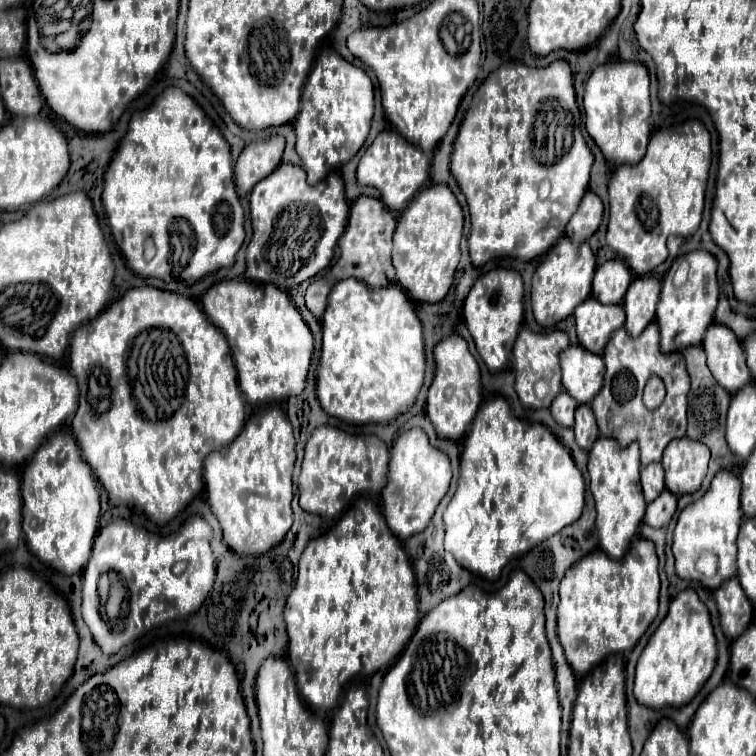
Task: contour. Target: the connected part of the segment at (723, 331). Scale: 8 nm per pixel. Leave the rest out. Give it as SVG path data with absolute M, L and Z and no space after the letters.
M711 323L705 333L703 349L715 381L721 383L721 387L725 387L729 393L739 391L751 381L741 341L729 327L723 323Z

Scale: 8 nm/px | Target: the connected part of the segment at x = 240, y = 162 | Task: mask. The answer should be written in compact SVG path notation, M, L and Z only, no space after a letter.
M271 135L263 141L247 145L235 163L237 193L249 195L249 191L281 163L283 149L285 139L281 135Z

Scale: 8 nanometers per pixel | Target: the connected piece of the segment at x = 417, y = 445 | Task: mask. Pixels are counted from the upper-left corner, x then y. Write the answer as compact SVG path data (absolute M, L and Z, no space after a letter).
M413 427L401 433L389 451L387 485L381 491L383 513L389 529L399 539L407 539L409 535L421 533L429 525L435 507L447 493L449 483L451 483L451 461L443 451L435 449L429 443L425 431L421 431L421 427Z

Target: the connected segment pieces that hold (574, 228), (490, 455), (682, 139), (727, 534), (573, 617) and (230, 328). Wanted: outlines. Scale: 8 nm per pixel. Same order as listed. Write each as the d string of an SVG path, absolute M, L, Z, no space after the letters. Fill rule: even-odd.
M587 191L579 203L579 209L573 213L565 233L573 241L581 243L597 231L601 219L603 219L603 203L593 191Z
M503 397L485 401L463 441L457 491L443 513L445 549L471 573L497 579L509 559L577 521L583 493L581 471L549 427L515 417Z
M689 119L681 127L657 129L645 153L645 159L635 165L619 165L609 173L609 225L607 225L607 245L623 257L637 275L645 275L661 265L667 257L667 237L691 237L701 223L705 187L711 165L711 135L699 119Z
M721 469L713 477L711 487L705 491L705 495L701 499L697 499L695 503L687 505L677 519L675 535L673 535L673 555L675 555L677 575L681 579L697 579L711 589L719 587L719 583L723 583L725 579L735 575L735 571L737 571L735 569L735 553L737 553L735 539L737 539L741 517L743 517L743 511L741 511L739 477L727 469ZM703 551L705 553L709 551L711 555L717 557L717 565L715 565L713 575L705 575L697 569L697 563L699 563Z
M635 537L623 559L611 559L605 551L597 549L581 557L561 581L561 601L557 607L557 633L569 665L577 671L579 677L587 675L601 659L609 653L627 653L631 651L651 621L657 617L657 599L659 599L659 573L657 573L657 553L655 543L643 537Z
M223 279L205 291L201 307L229 339L241 391L251 405L265 405L303 391L315 339L289 295L273 283Z

